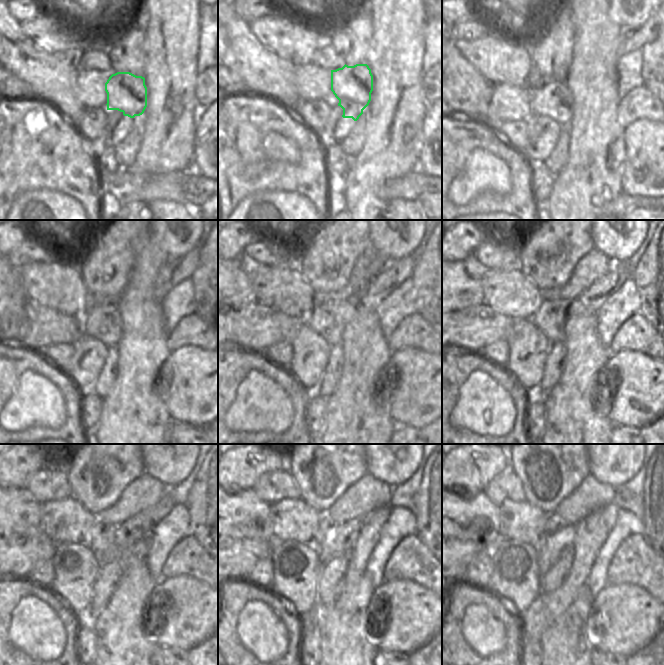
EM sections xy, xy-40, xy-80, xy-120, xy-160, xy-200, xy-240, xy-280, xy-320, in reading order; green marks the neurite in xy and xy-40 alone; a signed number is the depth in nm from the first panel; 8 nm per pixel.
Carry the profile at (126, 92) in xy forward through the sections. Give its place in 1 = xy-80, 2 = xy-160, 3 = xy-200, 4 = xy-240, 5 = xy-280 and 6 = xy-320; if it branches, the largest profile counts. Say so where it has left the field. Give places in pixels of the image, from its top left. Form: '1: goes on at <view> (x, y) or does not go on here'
1: goes on at xy-80 (555, 100)
2: goes on at xy-160 (327, 321)
3: goes on at xy-200 (550, 318)
4: goes on at xy-240 (101, 541)
5: goes on at xy-280 (326, 524)
6: goes on at xy-320 (554, 522)

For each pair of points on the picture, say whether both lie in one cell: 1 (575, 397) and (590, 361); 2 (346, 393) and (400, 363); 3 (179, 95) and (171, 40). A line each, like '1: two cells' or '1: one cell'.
1: one cell
2: two cells
3: one cell

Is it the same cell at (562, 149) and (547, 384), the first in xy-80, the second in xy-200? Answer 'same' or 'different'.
same

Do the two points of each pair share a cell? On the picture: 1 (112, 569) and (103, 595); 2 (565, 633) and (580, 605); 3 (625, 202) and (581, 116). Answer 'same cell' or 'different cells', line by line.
1: same cell
2: same cell
3: different cells

